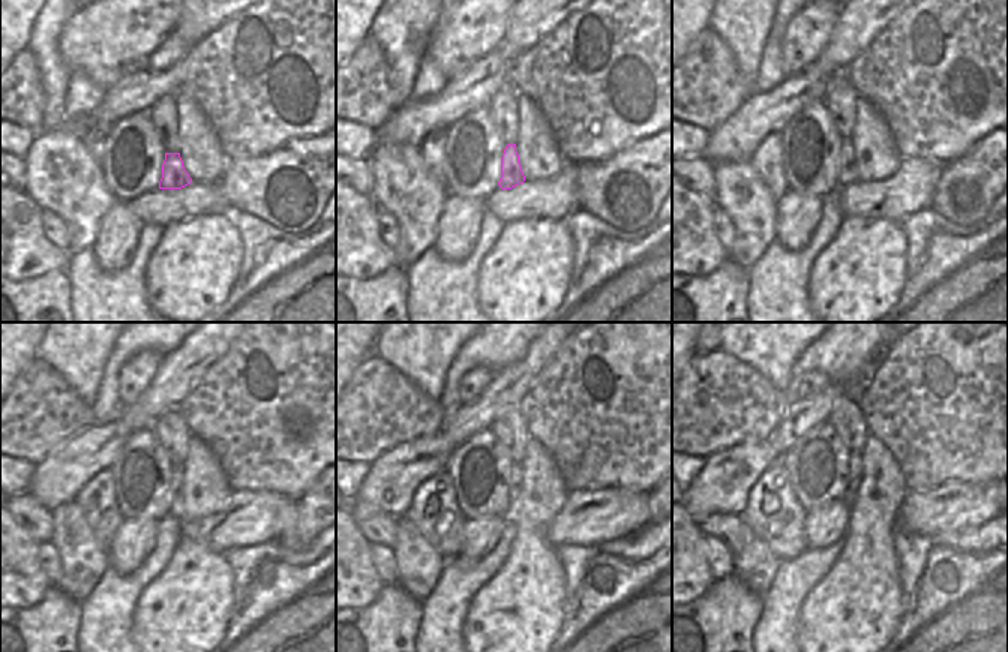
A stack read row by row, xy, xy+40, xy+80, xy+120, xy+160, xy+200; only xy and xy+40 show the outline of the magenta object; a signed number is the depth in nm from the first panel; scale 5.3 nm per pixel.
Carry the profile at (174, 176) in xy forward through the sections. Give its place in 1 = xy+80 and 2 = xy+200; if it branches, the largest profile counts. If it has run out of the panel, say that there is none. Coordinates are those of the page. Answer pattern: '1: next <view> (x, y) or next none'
1: next xy+80 (848, 176)
2: next xy+200 (855, 463)

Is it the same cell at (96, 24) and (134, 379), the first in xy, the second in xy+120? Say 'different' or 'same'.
same

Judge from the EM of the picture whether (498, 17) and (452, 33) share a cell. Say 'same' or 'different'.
same

